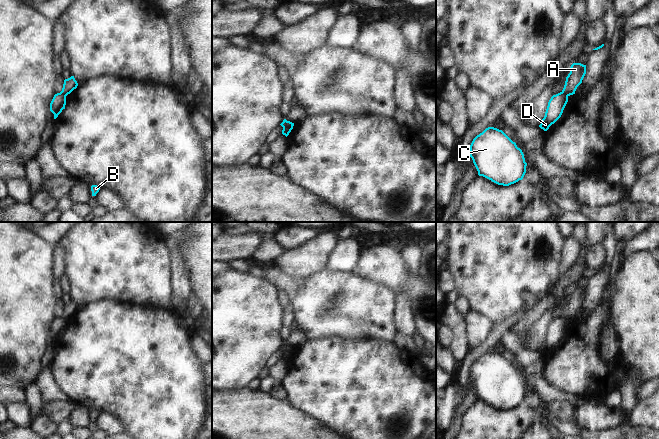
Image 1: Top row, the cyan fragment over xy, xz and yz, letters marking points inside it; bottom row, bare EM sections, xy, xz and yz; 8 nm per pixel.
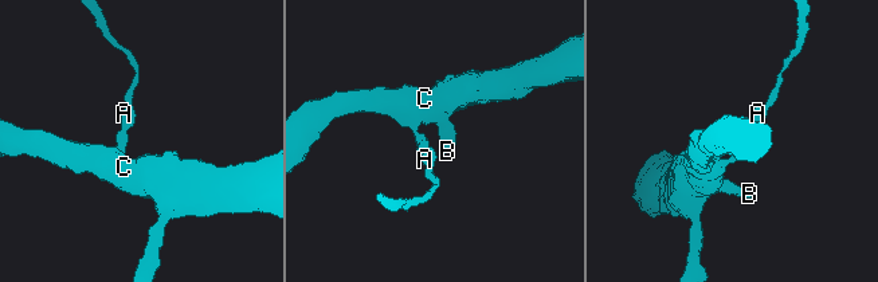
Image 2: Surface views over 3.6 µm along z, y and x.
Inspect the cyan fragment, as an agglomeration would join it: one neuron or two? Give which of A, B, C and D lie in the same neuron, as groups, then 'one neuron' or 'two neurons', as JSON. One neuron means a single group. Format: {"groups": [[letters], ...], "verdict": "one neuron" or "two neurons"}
{"groups": [["A"], ["B", "C", "D"]], "verdict": "two neurons"}

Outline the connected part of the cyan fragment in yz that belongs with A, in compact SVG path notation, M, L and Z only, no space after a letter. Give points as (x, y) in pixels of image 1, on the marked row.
M573 63L570 67L570 73L566 77L563 90L560 92L566 96L575 94L577 87L582 83L586 74L586 65Z

